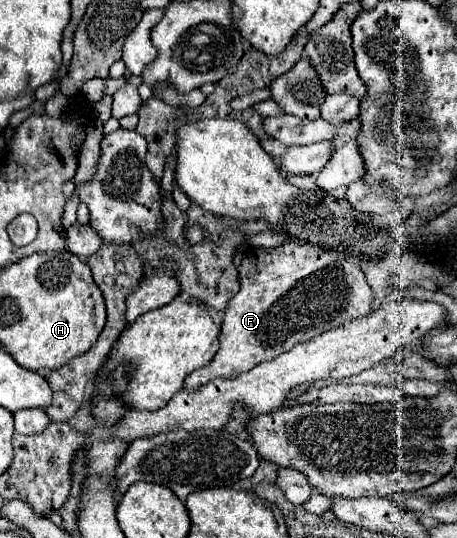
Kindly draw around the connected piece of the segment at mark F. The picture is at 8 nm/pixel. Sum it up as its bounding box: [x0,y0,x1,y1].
[185,242,371,388]

